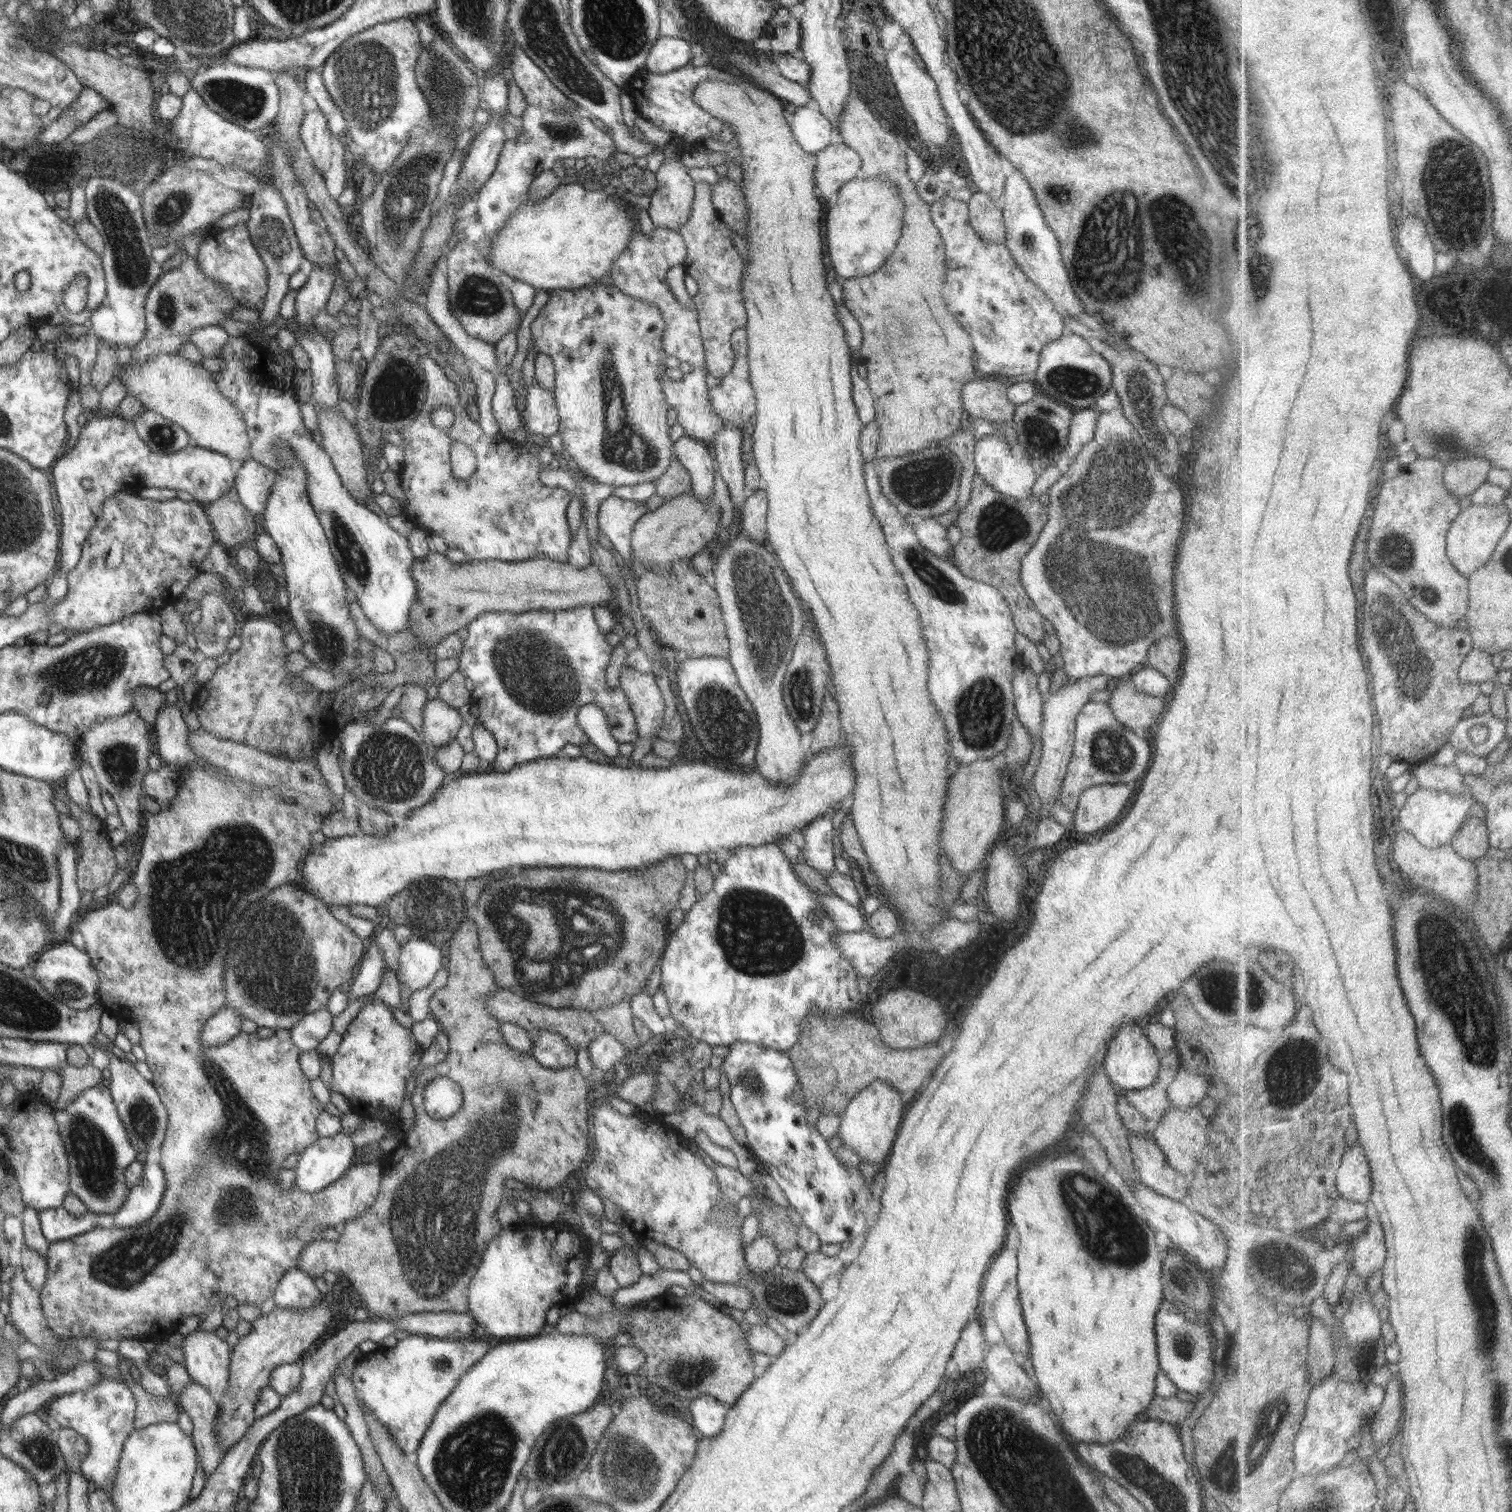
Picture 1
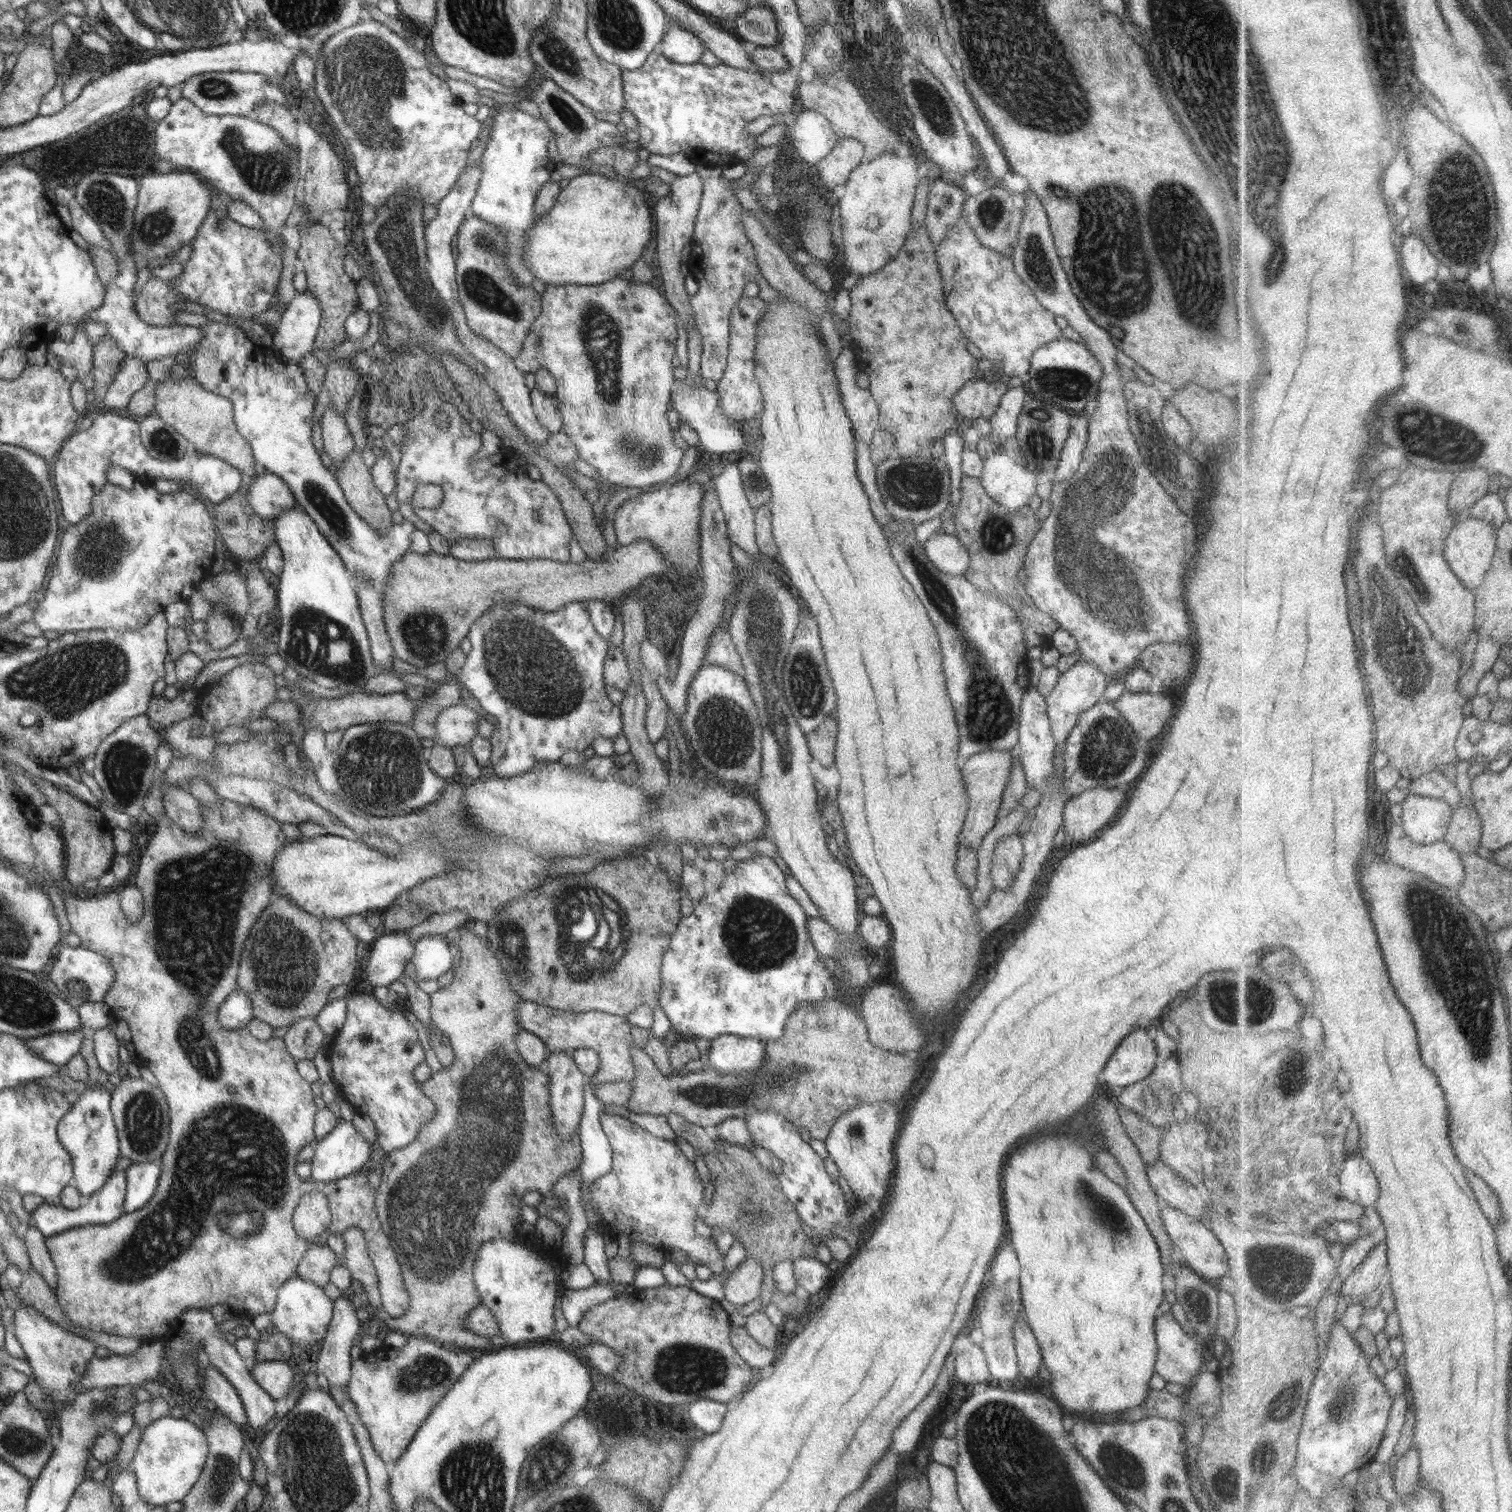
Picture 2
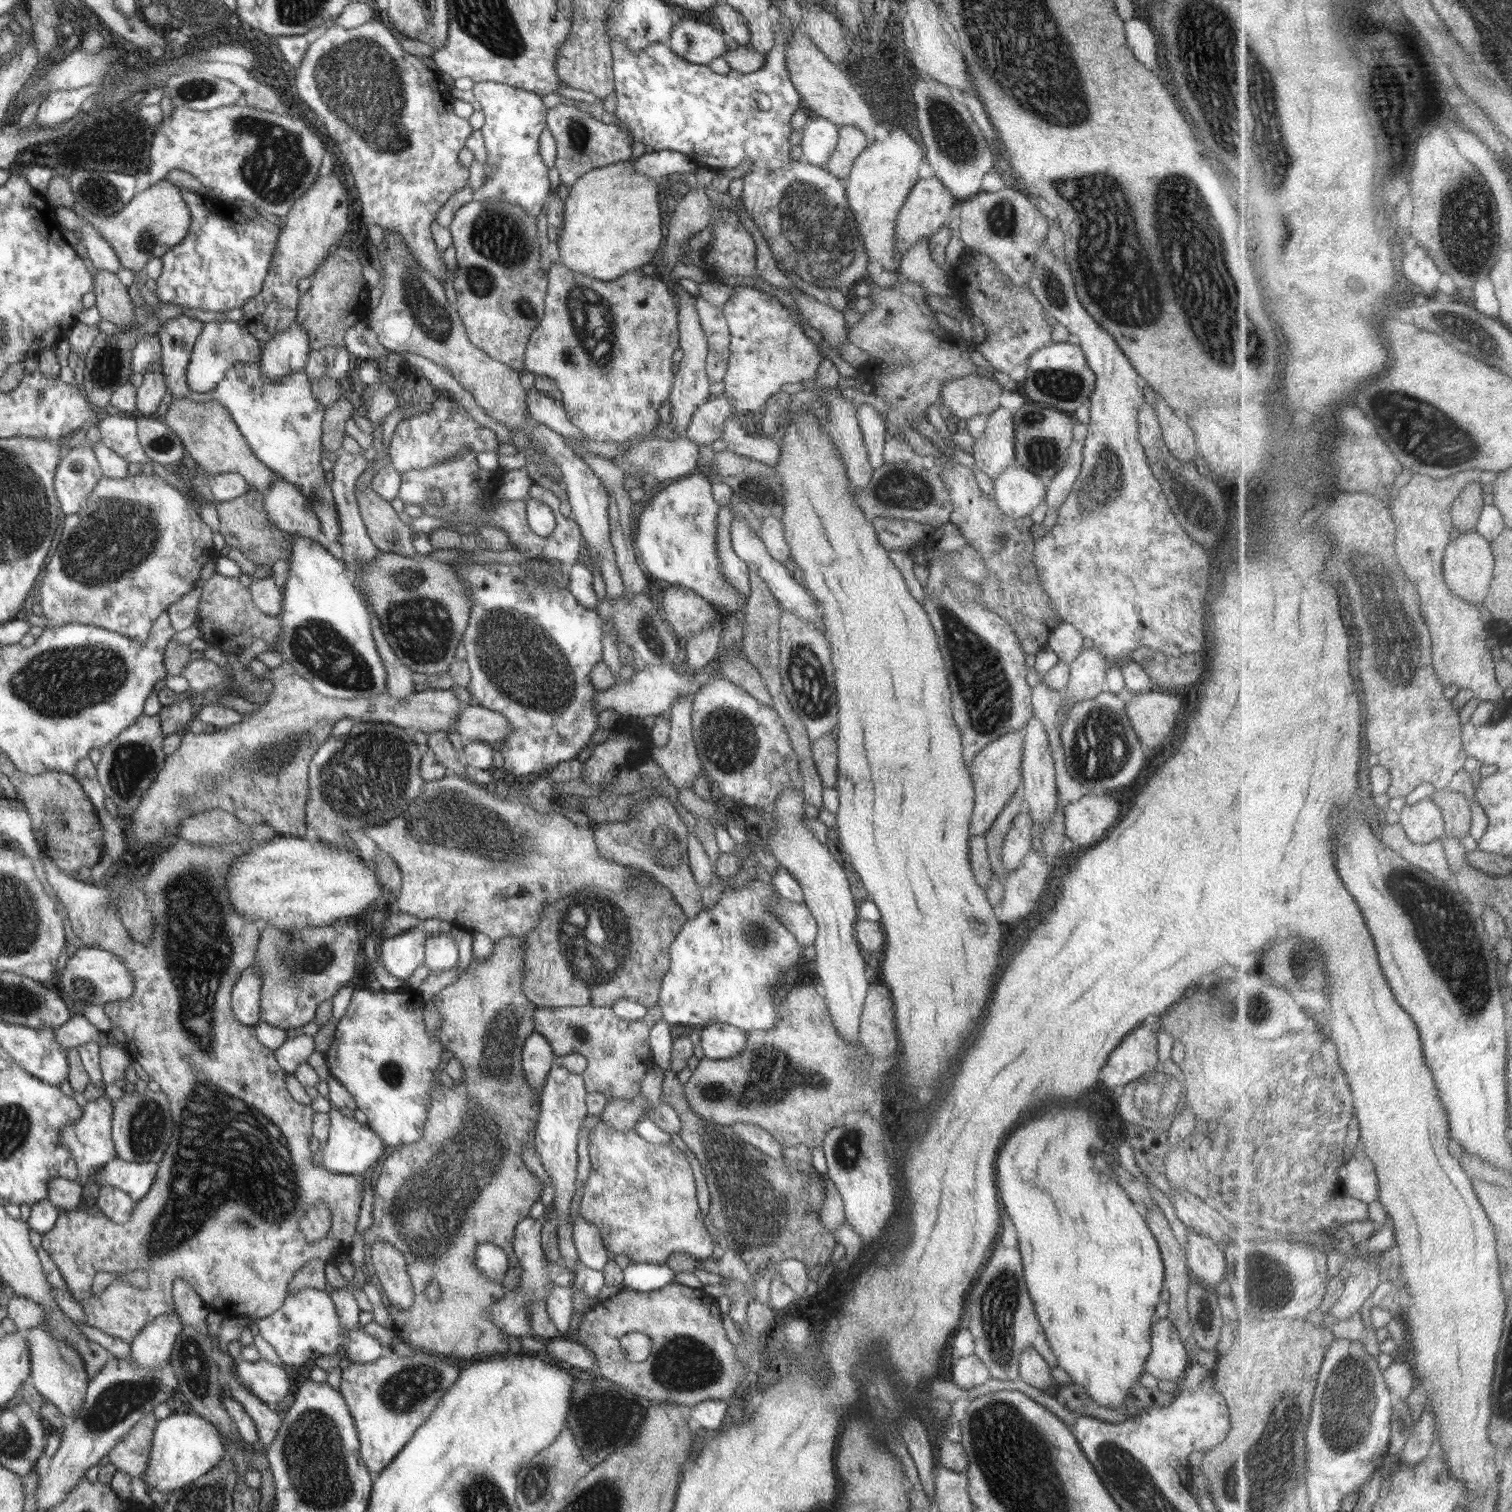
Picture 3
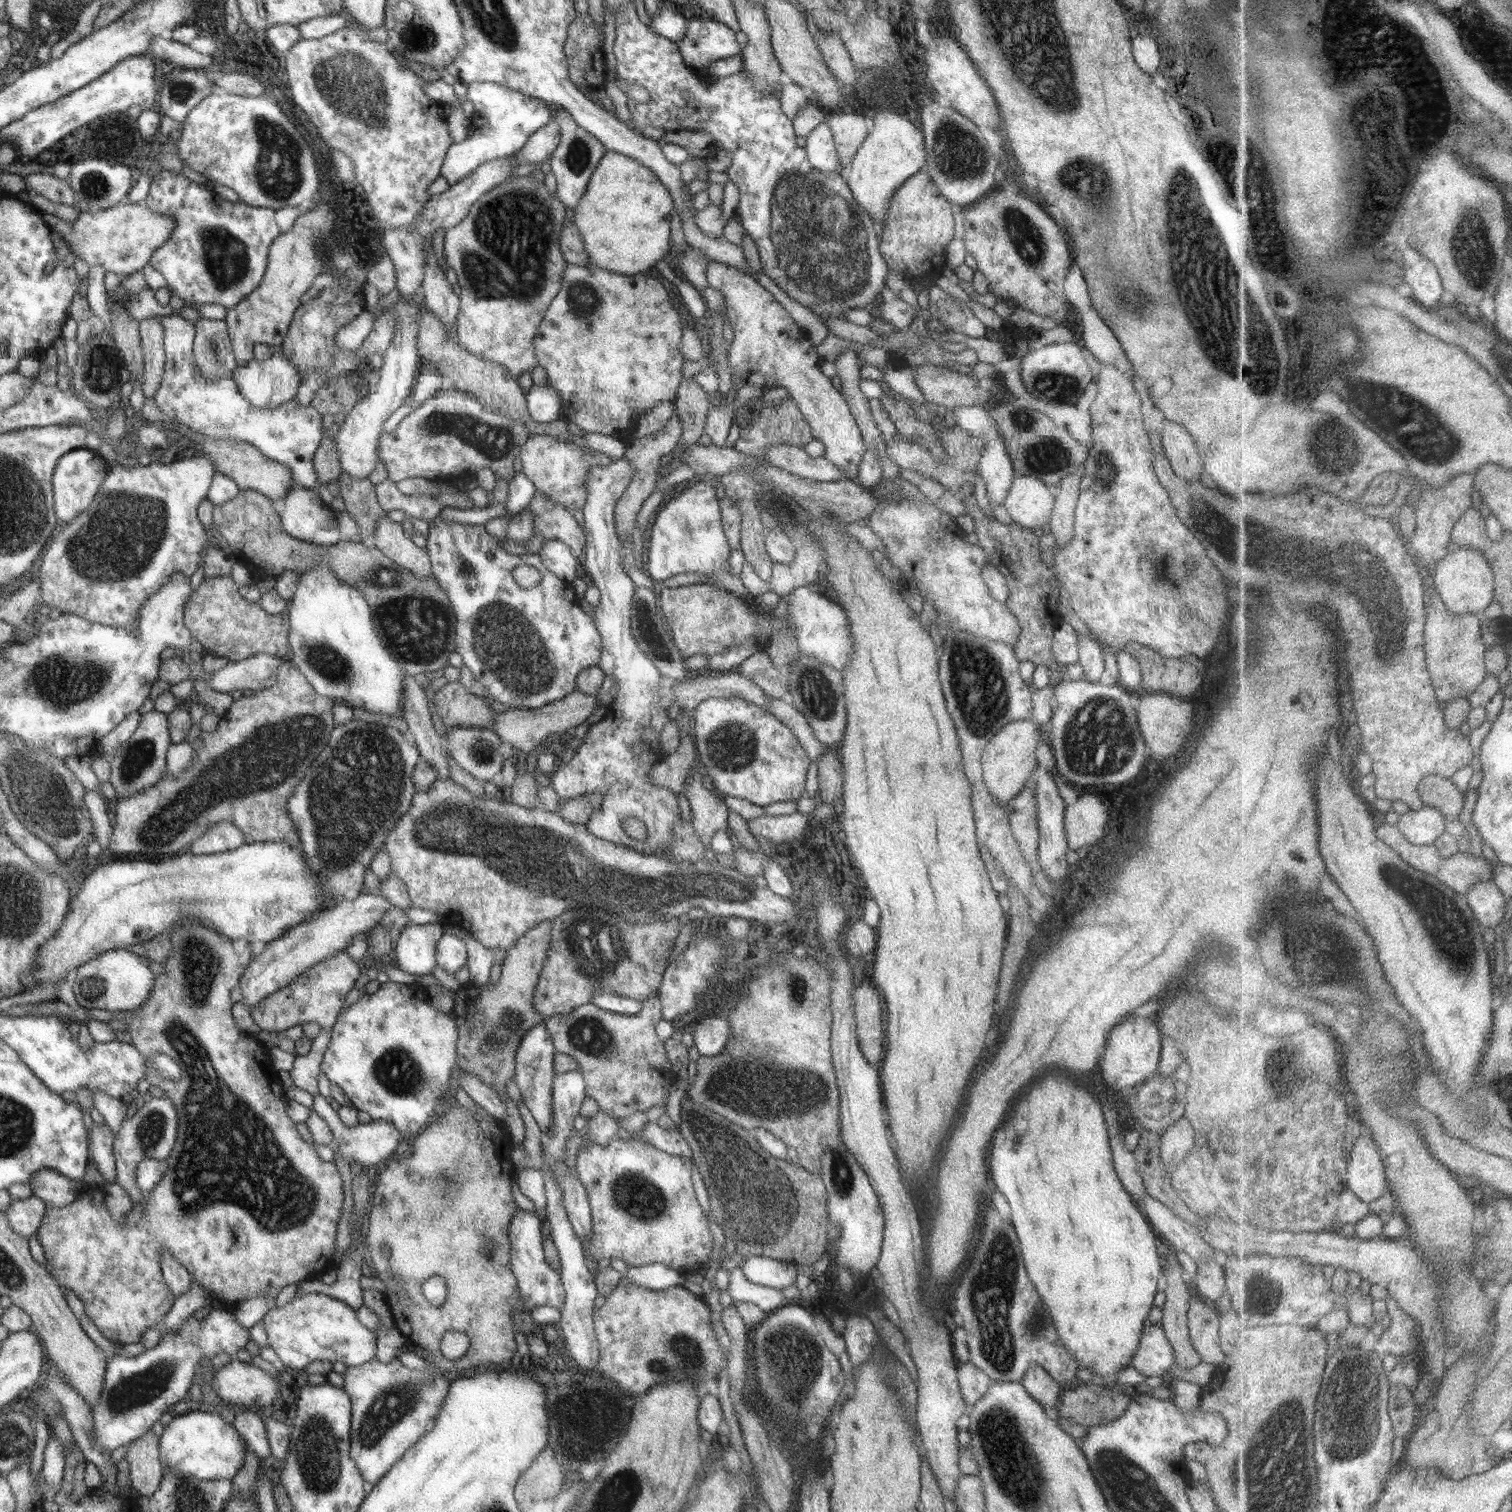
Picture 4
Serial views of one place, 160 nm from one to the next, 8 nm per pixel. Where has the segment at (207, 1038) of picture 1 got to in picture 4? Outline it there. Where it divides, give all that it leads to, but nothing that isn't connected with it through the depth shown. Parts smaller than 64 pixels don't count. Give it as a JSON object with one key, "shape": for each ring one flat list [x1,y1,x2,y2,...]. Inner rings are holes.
{"shape":[[363,891,355,900,341,898,332,908,318,910,311,920,294,925,276,941,257,946,239,982,242,995,239,1005,244,1004,248,1011,255,1010,264,998,294,982,308,968,347,948,356,934,371,931,391,907,391,902,382,895]]}

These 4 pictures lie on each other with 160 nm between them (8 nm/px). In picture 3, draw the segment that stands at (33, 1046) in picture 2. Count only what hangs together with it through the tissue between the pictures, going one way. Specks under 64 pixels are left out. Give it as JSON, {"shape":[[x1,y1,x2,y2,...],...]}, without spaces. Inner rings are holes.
{"shape":[[76,1015,70,1018,62,1027,54,1029,56,1042,66,1050,77,1048,82,1044,97,1042,100,1031,94,1024,90,1024,84,1016]]}

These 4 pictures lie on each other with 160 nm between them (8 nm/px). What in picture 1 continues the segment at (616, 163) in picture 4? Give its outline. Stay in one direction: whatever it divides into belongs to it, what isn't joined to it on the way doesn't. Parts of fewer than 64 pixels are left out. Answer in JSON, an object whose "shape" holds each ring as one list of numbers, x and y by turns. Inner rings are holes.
{"shape":[[577,177,574,182,561,184,550,196,528,200,518,207,507,223,498,231,486,250,491,265,512,278,521,280,547,292,554,289,574,290,598,283,611,272,614,261,628,246,637,225,634,207,614,199,605,191,587,190]]}

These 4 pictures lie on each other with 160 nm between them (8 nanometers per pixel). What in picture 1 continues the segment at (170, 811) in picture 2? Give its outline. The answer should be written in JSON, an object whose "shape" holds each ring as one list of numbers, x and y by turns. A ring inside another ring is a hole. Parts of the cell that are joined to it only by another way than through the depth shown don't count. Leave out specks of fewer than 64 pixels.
{"shape":[[162,764,158,770,150,770,144,779,146,794,155,798,163,808,173,804,179,789,180,777,177,772,172,771,168,766]]}

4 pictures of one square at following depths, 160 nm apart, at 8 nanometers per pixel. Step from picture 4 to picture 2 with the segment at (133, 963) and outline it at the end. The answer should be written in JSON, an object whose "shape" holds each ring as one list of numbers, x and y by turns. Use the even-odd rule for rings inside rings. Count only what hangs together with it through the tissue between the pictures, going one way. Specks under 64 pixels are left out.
{"shape":[[66,943,60,947,58,958,55,958,54,966,51,966,46,975,65,996,65,1001,74,1008,86,1002,100,1002,113,989,116,981,113,965,105,955,87,947,70,948]]}

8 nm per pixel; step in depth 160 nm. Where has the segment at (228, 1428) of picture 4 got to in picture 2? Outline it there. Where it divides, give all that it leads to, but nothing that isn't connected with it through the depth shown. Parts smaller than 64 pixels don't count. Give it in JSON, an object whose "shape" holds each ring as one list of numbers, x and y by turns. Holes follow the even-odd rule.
{"shape":[[165,1416,147,1426,141,1434,129,1469,137,1479,142,1500,152,1506,182,1502,197,1485,209,1459,209,1441,196,1424,185,1418]]}

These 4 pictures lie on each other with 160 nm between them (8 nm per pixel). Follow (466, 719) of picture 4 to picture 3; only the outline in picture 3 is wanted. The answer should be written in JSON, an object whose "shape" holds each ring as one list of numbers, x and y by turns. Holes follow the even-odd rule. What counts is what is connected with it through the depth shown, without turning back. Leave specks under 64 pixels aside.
{"shape":[[286,660,268,670,264,678,273,683,272,693,265,703,255,704,252,713,242,714,240,722,213,731,206,729,200,733,189,730,184,732,180,747,174,753,170,753,156,781,141,798,141,804,124,821,125,830,130,828,133,832,133,851,156,846,160,840,176,834,178,828,181,828,181,821,191,814,214,809,230,813,237,808,250,808,258,812,265,824,271,826,273,831,282,837,304,838,309,829,305,822,306,804,310,798,308,764,318,748,324,744,324,740,332,736,332,727,338,720,351,718,354,721,390,723,411,733,420,730,428,735,439,730,453,731,462,709,466,706,450,689,429,688,422,692,415,691,403,700,397,700,387,692,368,698,328,698,319,692,309,679,302,678]]}

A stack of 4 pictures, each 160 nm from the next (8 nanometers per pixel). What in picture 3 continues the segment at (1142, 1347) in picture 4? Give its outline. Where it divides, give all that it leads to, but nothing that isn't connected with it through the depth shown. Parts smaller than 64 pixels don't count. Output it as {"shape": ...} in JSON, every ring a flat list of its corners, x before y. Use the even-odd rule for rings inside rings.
{"shape":[[1161,1318,1151,1324,1150,1338,1151,1351,1144,1371,1160,1380,1177,1383,1192,1364,1180,1332,1167,1318]]}

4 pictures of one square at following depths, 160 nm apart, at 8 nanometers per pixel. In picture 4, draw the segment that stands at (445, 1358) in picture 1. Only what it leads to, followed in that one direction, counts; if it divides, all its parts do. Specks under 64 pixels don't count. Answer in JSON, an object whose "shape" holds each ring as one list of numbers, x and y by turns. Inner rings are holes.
{"shape":[[374,1358,362,1366,347,1367,343,1374,343,1389,352,1396,350,1459,356,1463,360,1475,365,1476,369,1487,377,1486,389,1474,406,1451,427,1433,440,1412,452,1375,434,1366,430,1371,438,1377,428,1371,408,1368,398,1358,390,1364]]}

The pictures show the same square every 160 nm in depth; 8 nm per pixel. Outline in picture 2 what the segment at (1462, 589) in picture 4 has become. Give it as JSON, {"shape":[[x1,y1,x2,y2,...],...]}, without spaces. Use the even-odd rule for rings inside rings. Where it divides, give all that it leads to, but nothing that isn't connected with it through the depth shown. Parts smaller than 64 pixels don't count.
{"shape":[[1469,514,1457,524,1450,536,1450,546,1446,550,1446,556,1450,558,1450,566,1454,566,1454,572,1470,590,1478,590,1486,582,1488,570,1492,570,1492,564,1496,558,1498,532,1499,530,1496,530,1493,523,1486,523,1486,520,1473,518]]}

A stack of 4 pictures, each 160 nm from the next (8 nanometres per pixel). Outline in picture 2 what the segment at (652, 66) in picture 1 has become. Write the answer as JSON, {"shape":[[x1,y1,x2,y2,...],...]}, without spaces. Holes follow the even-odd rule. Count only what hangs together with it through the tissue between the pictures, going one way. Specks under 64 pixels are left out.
{"shape":[[672,22,668,23,666,35,659,47,665,58,678,64,700,63,704,49,702,40,696,34]]}

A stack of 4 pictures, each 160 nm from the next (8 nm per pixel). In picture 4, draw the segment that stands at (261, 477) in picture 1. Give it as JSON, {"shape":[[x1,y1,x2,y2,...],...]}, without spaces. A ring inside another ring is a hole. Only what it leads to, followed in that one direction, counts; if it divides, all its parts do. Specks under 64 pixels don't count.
{"shape":[[296,485,282,500,281,526,294,538,316,546,344,541,335,512,316,492]]}

